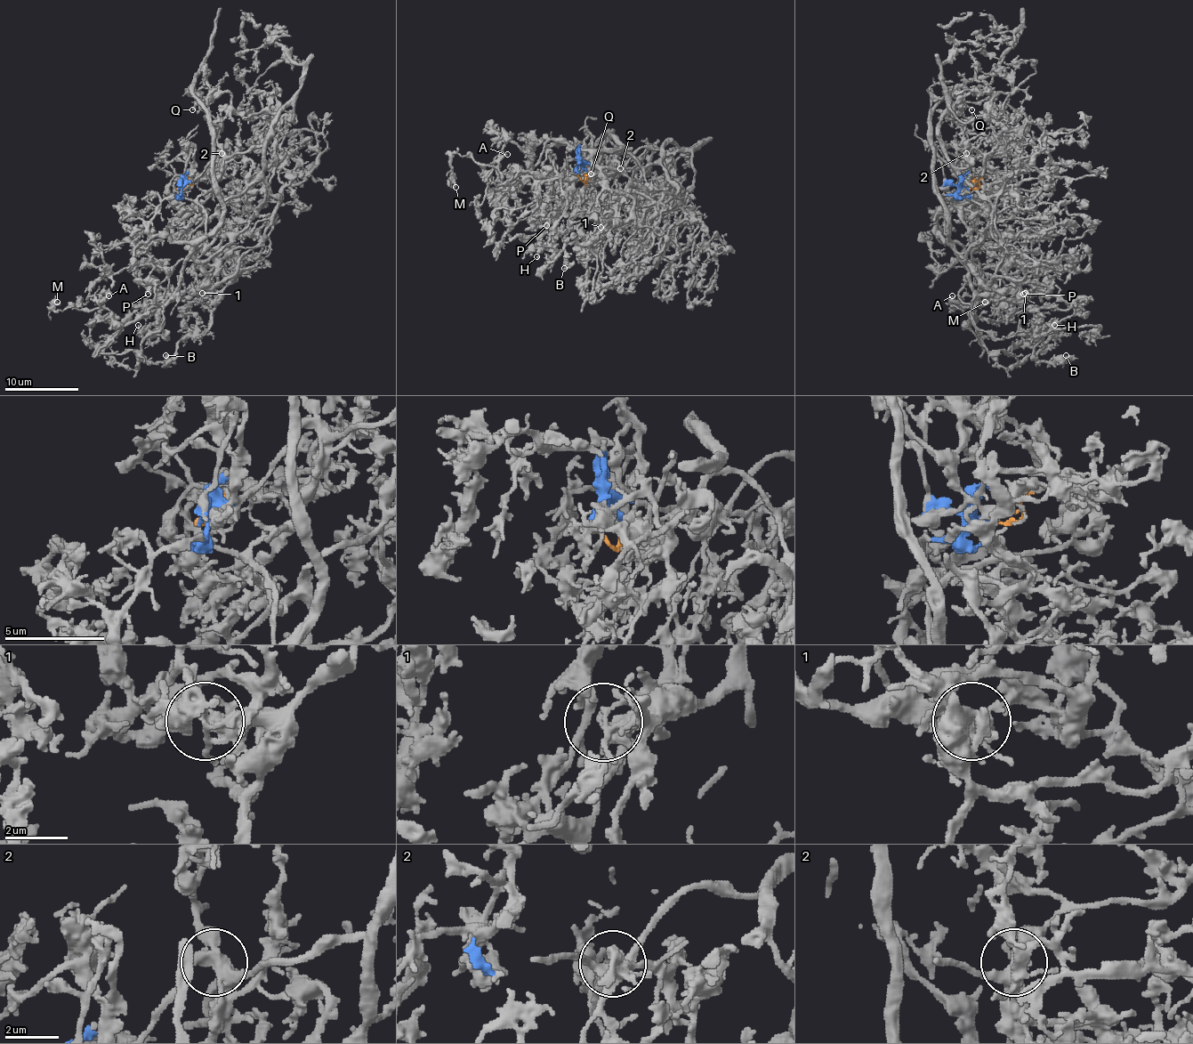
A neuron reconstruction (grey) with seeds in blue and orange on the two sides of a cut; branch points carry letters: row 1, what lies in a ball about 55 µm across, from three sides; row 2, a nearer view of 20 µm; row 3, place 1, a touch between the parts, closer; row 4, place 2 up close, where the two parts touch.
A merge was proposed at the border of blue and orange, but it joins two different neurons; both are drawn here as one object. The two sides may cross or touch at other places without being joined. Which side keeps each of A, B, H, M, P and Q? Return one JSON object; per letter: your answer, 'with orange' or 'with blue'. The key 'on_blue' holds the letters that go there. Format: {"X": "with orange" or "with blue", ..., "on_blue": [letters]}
{"A": "with blue", "B": "with blue", "H": "with blue", "M": "with blue", "P": "with blue", "Q": "with orange", "on_blue": ["A", "B", "H", "M", "P"]}

